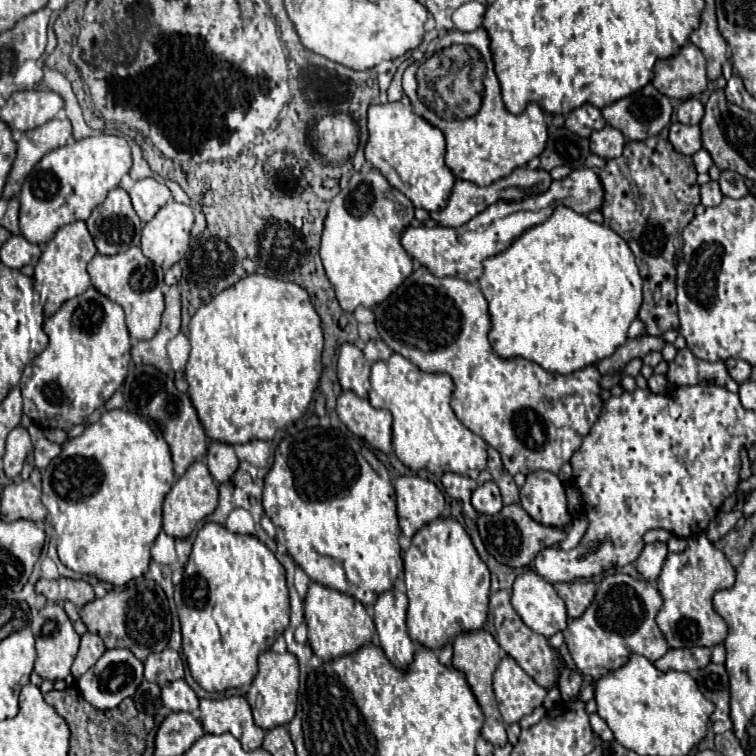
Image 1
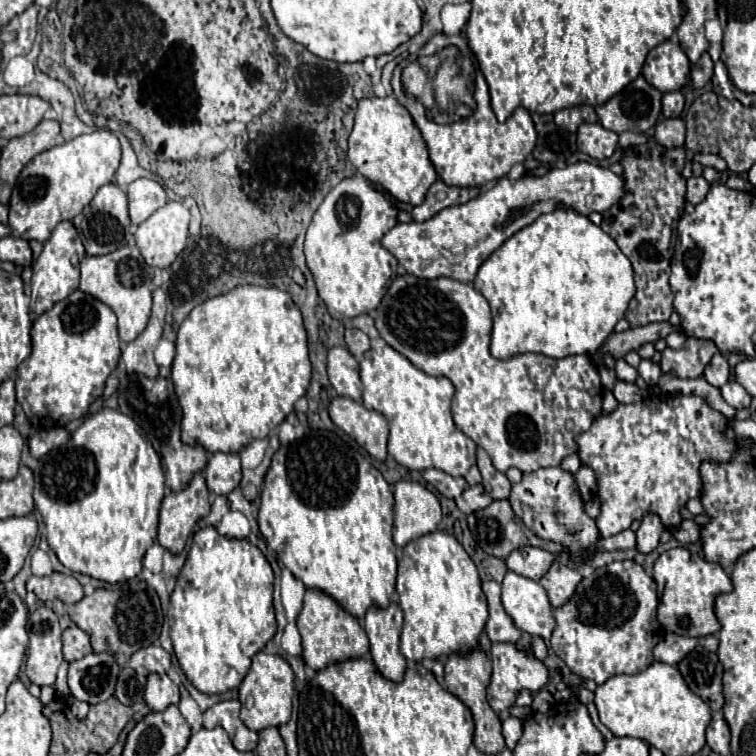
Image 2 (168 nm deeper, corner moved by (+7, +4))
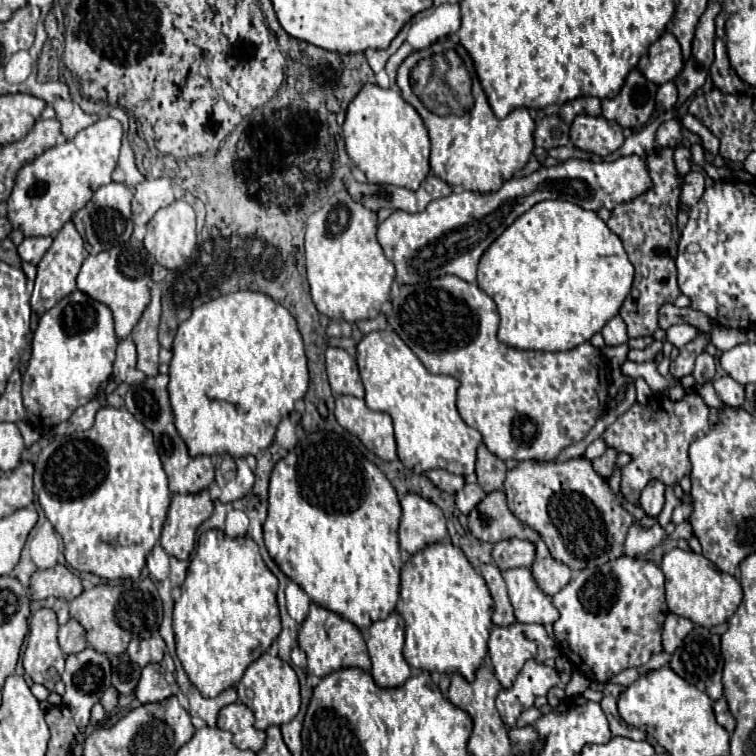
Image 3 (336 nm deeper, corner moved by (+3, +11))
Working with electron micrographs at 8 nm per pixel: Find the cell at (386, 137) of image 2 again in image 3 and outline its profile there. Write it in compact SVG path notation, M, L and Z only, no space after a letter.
M363 85L347 107L343 123L345 149L351 161L373 183L419 189L429 173L429 135L419 113L393 89Z

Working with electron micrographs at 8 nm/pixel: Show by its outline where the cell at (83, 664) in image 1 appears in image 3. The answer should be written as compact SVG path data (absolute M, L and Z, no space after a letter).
M69 619L65 625L59 627L59 645L67 655L83 651L87 647L85 629L75 619Z

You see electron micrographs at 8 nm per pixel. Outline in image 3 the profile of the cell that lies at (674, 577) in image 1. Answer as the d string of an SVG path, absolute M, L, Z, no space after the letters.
M671 549L665 553L661 571L665 575L665 591L667 591L667 605L671 613L677 613L681 617L689 617L693 623L701 627L713 627L719 623L725 623L739 607L743 599L743 591L739 581L717 569L709 559L703 555L697 555L693 551L683 549Z

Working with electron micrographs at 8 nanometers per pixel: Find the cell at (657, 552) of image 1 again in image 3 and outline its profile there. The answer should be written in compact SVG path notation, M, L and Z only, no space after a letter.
M657 479L649 481L647 487L643 489L641 497L639 497L641 509L643 509L647 515L657 517L659 511L661 511L661 507L663 507L663 493L665 493L665 485L663 485L661 481L657 481Z

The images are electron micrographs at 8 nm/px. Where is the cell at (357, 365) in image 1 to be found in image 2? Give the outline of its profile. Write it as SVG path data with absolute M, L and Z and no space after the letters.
M335 346L327 356L327 374L329 382L339 396L347 396L355 402L361 402L361 380L359 380L359 362L355 356L343 348Z

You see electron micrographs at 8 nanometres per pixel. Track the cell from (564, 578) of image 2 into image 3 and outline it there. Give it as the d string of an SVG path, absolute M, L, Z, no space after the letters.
M535 541L535 561L531 565L531 575L545 595L555 595L569 583L571 569L555 561L543 541Z

